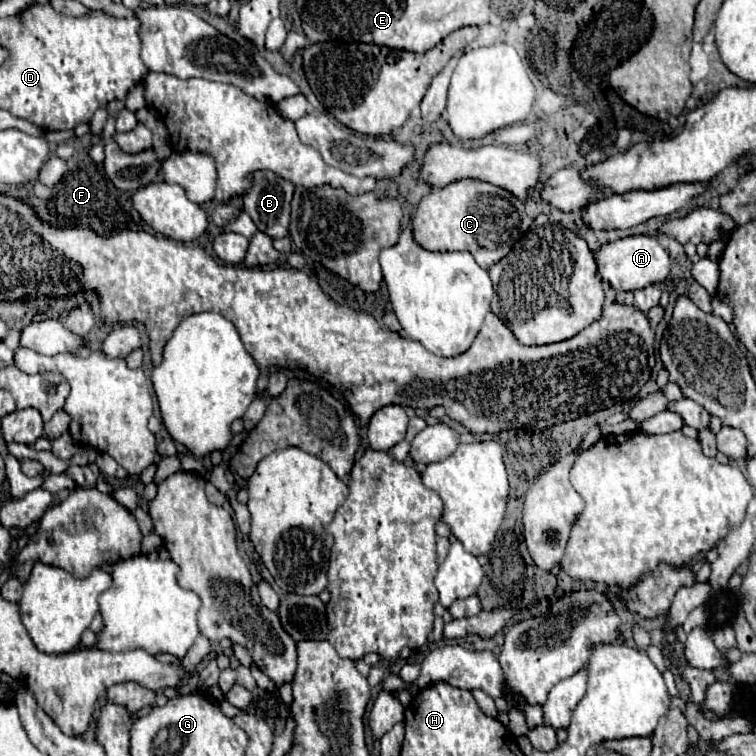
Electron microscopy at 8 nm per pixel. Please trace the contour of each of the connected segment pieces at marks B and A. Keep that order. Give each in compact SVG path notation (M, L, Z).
M256 173L254 189L244 195L244 211L252 217L254 225L272 239L288 237L290 201L294 185L274 177L274 173Z
M630 235L618 241L610 241L594 251L594 259L598 265L598 277L610 283L616 291L634 291L652 283L660 283L670 273L670 257L660 241L652 235Z

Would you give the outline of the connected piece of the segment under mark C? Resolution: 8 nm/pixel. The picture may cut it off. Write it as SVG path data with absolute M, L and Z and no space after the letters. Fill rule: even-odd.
M460 179L422 197L410 227L420 247L428 251L468 251L482 269L488 269L510 253L514 245L512 235L522 235L530 223L532 219L526 215L524 203L510 191L474 179Z

